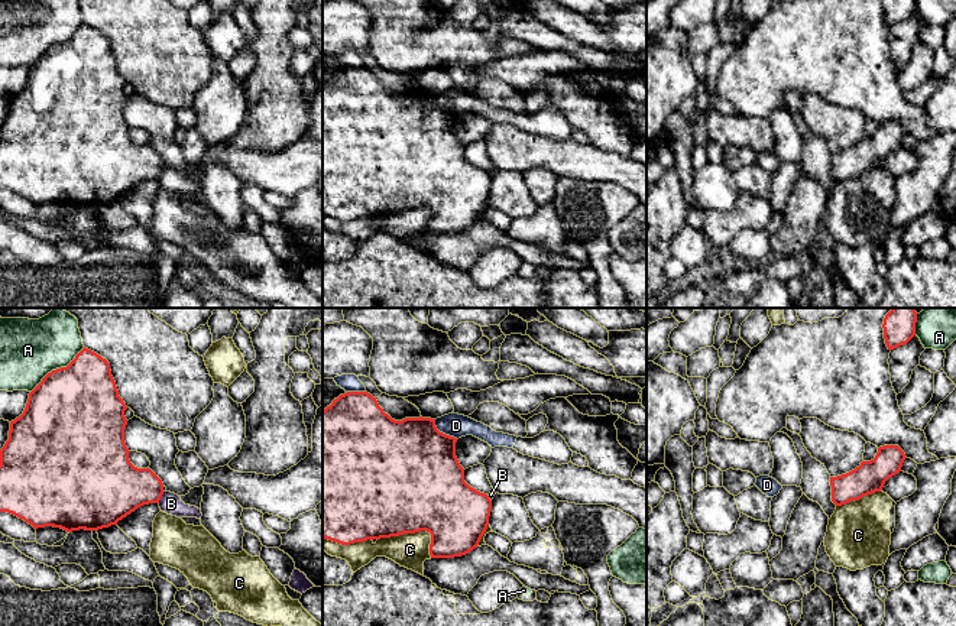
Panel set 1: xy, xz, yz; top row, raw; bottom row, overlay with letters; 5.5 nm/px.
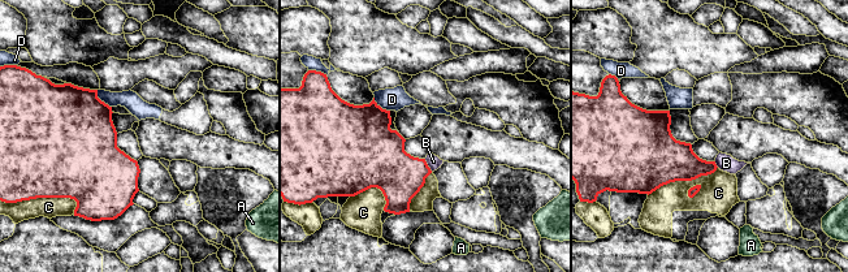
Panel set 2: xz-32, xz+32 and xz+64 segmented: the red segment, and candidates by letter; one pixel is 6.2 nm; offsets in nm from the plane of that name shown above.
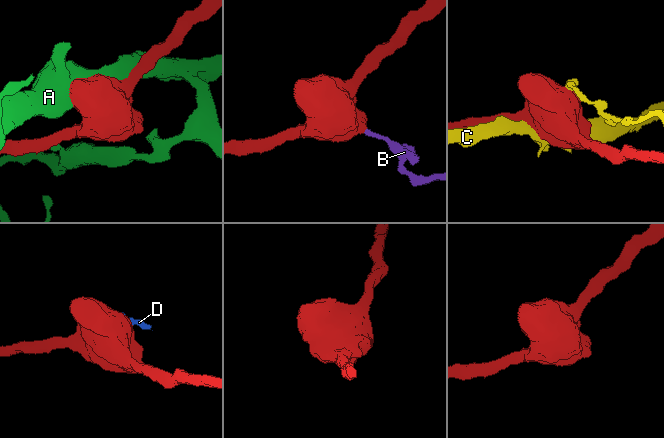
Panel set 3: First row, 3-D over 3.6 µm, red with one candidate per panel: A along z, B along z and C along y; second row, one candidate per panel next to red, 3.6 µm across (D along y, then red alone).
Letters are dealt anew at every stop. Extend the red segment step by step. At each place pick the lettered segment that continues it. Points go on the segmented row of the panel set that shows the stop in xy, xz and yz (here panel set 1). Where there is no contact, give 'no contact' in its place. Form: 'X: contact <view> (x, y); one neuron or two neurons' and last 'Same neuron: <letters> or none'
A: contact xy (57, 369); two neurons
B: contact xy (161, 496); two neurons
C: contact xz (415, 531); two neurons
D: contact xz (441, 432); two neurons
Same neuron: none

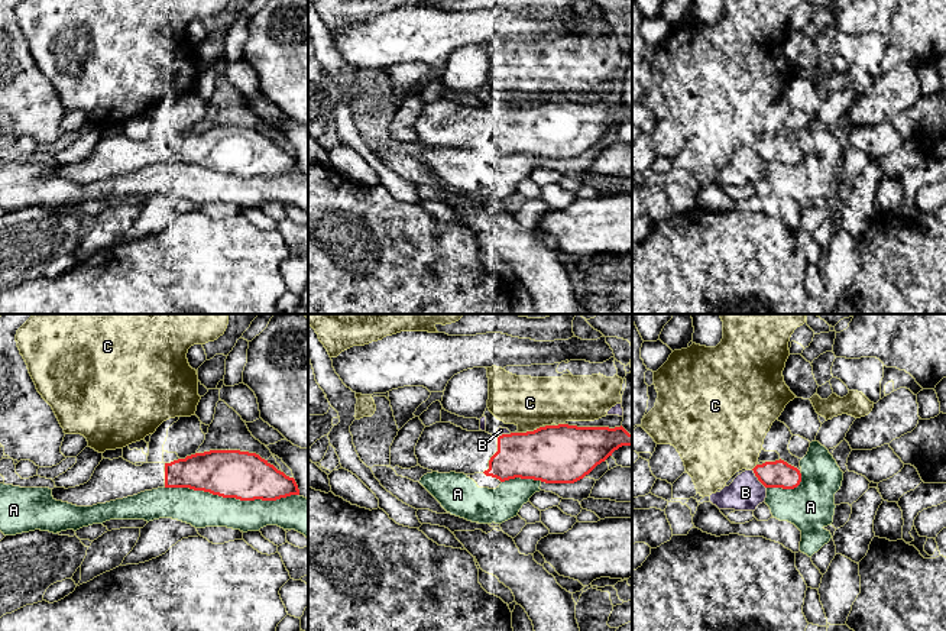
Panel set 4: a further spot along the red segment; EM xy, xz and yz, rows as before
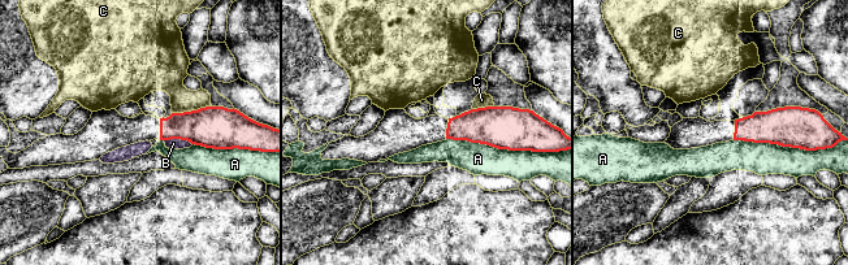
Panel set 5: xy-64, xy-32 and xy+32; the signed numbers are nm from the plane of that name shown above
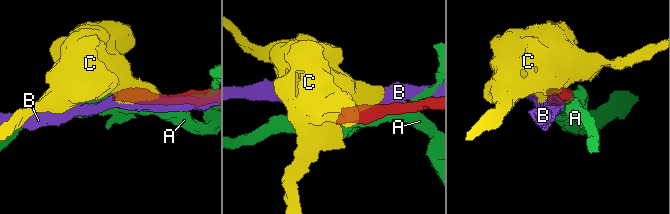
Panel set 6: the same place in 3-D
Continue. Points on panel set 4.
A: contact xy (232, 497); two neurons
B: contact yz (758, 479); two neurons
C: contact xz (530, 432); two neurons
Same neuron: none

